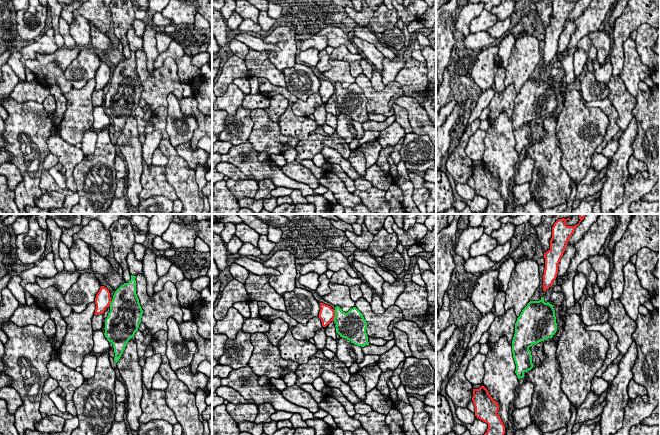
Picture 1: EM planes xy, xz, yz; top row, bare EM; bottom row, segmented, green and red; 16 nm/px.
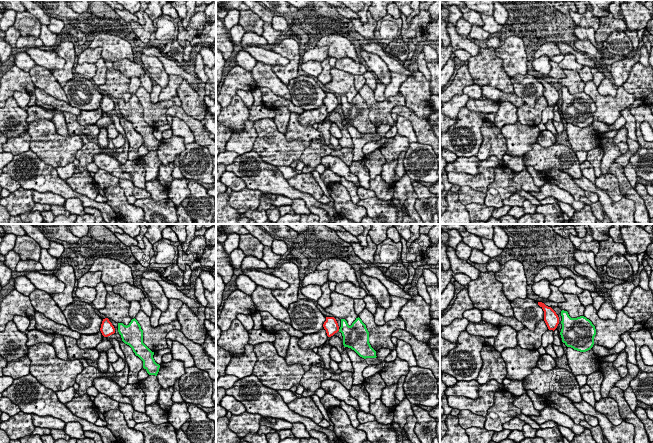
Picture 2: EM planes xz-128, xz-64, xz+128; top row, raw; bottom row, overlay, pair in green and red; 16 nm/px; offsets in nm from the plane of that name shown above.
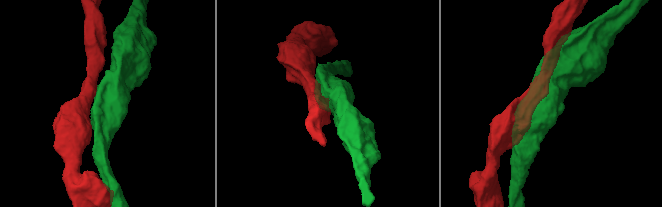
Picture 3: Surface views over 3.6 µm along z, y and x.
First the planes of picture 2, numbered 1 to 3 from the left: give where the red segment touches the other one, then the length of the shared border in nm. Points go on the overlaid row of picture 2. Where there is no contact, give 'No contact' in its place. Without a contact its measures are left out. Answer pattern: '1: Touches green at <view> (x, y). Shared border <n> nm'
1: No contact
2: No contact
3: No contact

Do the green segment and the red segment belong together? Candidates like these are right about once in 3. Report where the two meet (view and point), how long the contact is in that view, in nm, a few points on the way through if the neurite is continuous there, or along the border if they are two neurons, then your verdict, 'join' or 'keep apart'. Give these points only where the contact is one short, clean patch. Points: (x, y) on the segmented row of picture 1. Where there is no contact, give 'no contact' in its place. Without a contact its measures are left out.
contact xz (335, 315); length 180 nm; border xz (333, 310), (334, 320); keep apart

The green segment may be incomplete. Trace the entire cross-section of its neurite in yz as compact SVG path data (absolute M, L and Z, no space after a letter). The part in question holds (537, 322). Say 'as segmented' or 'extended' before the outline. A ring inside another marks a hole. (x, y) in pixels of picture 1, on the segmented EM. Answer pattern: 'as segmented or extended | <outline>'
as segmented | M542 297L539 301L530 301L517 318L512 353L518 379L524 378L524 373L534 366L529 348L552 338L557 331L553 306L549 302L545 303Z

